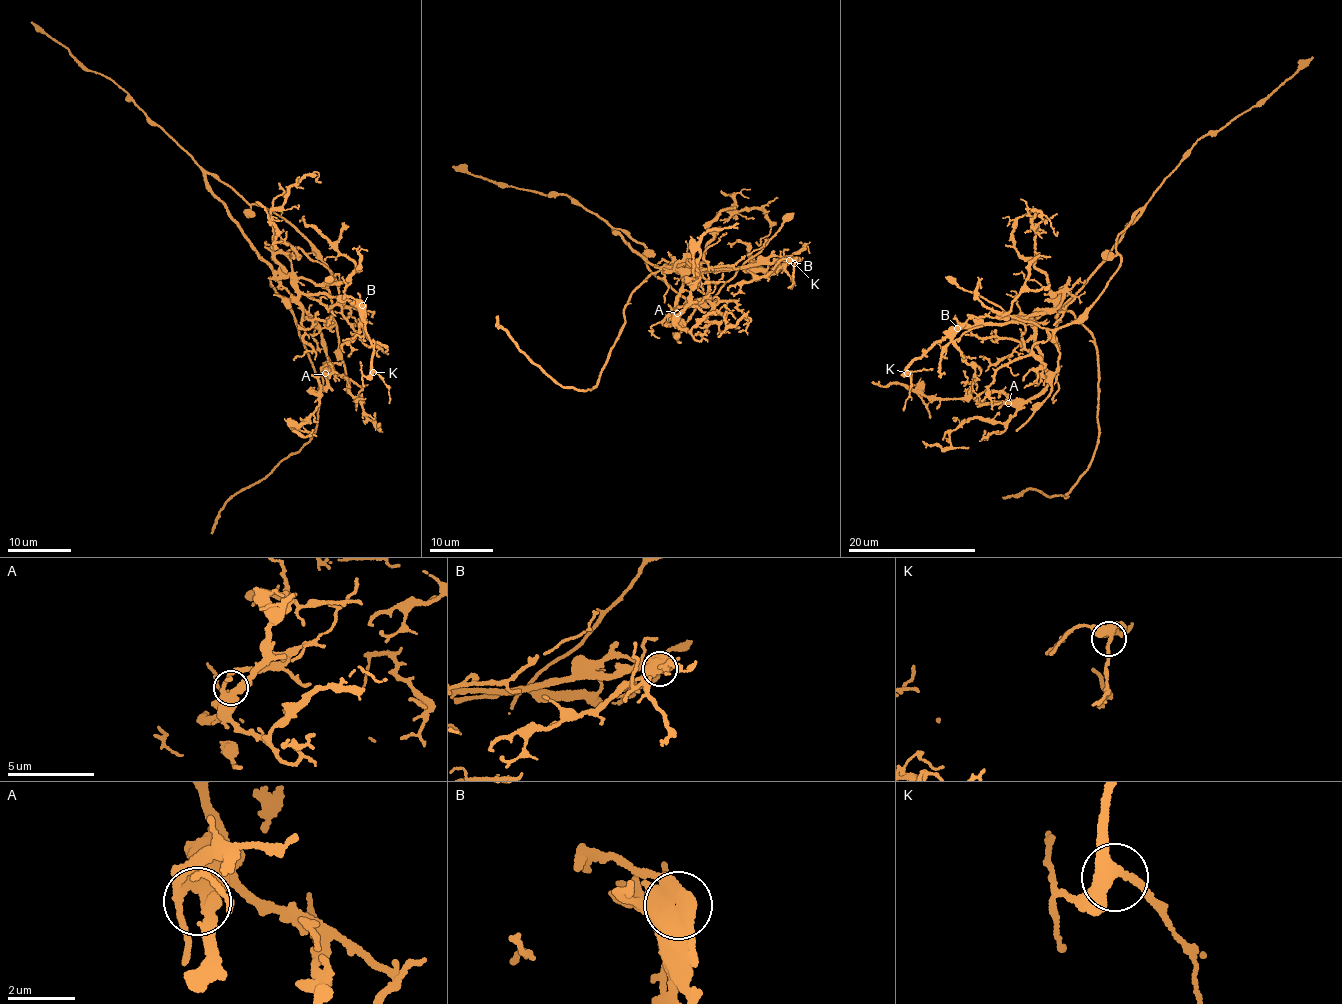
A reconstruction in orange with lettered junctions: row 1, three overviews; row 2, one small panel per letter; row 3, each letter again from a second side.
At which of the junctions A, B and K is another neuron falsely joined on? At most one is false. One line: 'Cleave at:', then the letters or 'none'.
Cleave at: B

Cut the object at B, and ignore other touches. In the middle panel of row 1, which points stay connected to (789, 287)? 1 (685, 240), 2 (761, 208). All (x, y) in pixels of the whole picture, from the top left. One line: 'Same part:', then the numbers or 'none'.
Same part: 1

